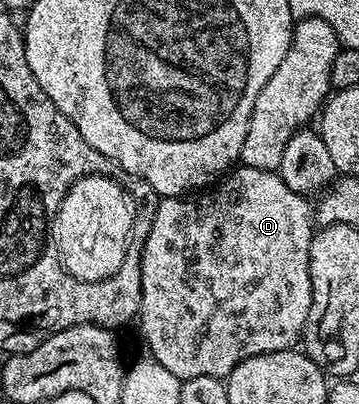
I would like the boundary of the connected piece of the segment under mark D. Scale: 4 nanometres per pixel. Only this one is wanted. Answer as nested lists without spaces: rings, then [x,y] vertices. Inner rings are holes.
[[[237,167],[224,179],[218,180],[208,191],[184,197],[166,197],[158,200],[153,211],[153,222],[144,234],[145,245],[141,251],[141,337],[145,340],[148,356],[155,358],[171,375],[181,381],[199,379],[200,377],[228,377],[231,371],[243,359],[251,359],[255,355],[267,355],[275,351],[292,349],[302,340],[307,323],[307,315],[311,311],[311,271],[309,256],[315,232],[314,210],[302,194],[291,191],[287,183],[283,183],[281,174],[276,171],[259,171],[255,167]]]

